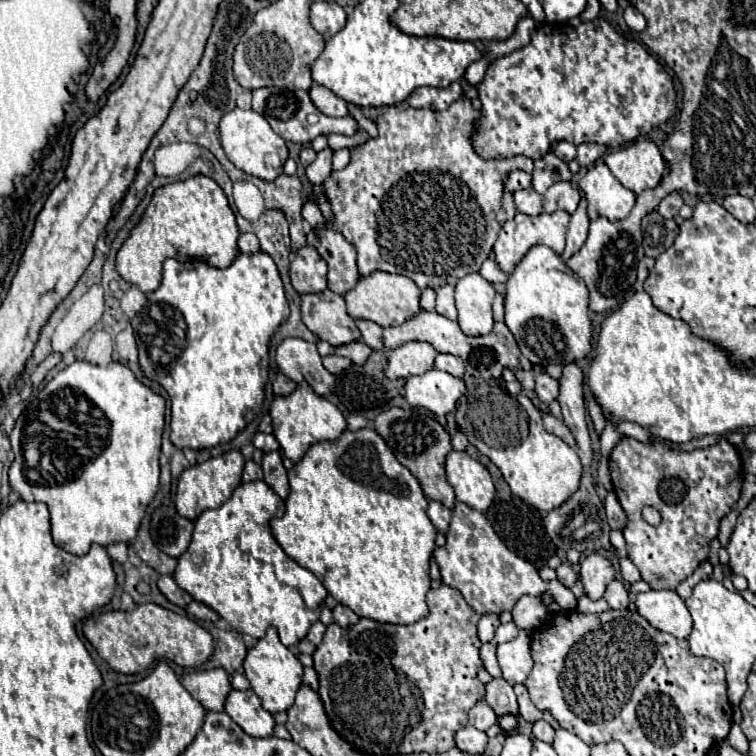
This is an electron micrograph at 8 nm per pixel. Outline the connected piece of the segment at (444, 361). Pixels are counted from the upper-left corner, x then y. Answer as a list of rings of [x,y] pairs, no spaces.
[[[437,354],[437,358],[435,358],[435,368],[445,370],[445,372],[449,372],[451,376],[457,376],[457,378],[461,378],[463,372],[465,372],[465,366],[463,366],[461,358],[457,358],[457,356],[453,356],[453,354]]]

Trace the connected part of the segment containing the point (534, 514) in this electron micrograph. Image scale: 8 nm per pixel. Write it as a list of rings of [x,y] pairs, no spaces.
[[[469,444],[469,446],[467,446],[467,454],[473,456],[475,460],[479,460],[479,462],[489,470],[489,474],[491,474],[491,478],[493,478],[493,482],[495,482],[497,498],[493,500],[493,506],[489,506],[489,510],[485,512],[489,524],[493,526],[493,530],[499,534],[499,538],[503,540],[503,544],[505,544],[509,550],[513,550],[519,558],[531,562],[535,568],[547,566],[547,560],[557,554],[557,548],[555,548],[555,544],[551,542],[551,538],[549,538],[549,534],[547,534],[547,530],[545,530],[545,522],[543,522],[541,514],[539,514],[533,506],[525,504],[521,498],[515,498],[515,496],[513,496],[513,492],[509,490],[507,482],[503,480],[499,468],[497,468],[487,456],[483,456],[475,446]]]

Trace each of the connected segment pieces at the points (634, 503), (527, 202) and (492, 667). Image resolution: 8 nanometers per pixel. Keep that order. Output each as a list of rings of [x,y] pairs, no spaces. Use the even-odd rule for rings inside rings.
[[[623,438],[611,452],[609,458],[613,490],[627,514],[627,526],[623,528],[627,540],[627,556],[639,568],[641,580],[645,580],[653,590],[675,590],[685,578],[689,578],[701,562],[709,556],[709,544],[719,534],[719,520],[731,512],[743,490],[743,460],[739,450],[721,440],[715,446],[693,452],[675,452],[663,444],[641,444],[633,438]],[[653,506],[661,512],[663,520],[659,526],[649,526],[641,510]]]
[[[527,188],[527,190],[519,190],[513,194],[515,198],[515,206],[519,212],[523,214],[529,214],[529,216],[537,216],[543,212],[543,206],[541,206],[541,200],[543,196],[537,194],[533,188]]]
[[[483,644],[481,646],[481,662],[483,662],[483,668],[493,676],[493,678],[501,678],[501,670],[499,670],[499,664],[497,664],[497,658],[495,658],[495,646],[493,644]]]

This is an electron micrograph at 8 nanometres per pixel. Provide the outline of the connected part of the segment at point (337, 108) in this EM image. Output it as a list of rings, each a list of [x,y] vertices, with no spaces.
[[[313,84],[311,90],[309,90],[309,96],[315,102],[315,106],[319,108],[319,112],[323,112],[327,116],[333,116],[333,118],[349,116],[347,102],[343,102],[339,96],[331,94],[331,90],[327,90],[327,88],[319,86],[319,84]]]

